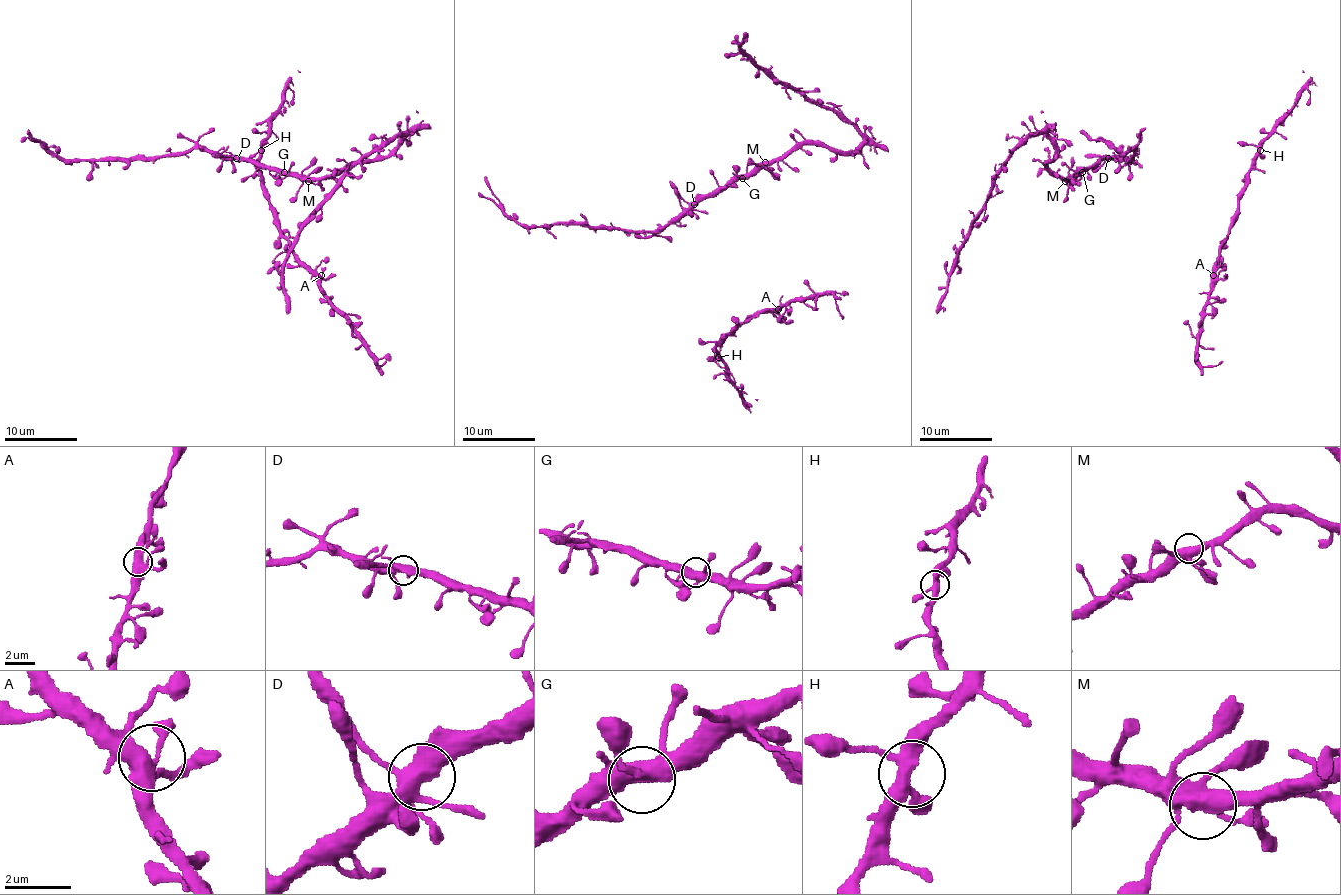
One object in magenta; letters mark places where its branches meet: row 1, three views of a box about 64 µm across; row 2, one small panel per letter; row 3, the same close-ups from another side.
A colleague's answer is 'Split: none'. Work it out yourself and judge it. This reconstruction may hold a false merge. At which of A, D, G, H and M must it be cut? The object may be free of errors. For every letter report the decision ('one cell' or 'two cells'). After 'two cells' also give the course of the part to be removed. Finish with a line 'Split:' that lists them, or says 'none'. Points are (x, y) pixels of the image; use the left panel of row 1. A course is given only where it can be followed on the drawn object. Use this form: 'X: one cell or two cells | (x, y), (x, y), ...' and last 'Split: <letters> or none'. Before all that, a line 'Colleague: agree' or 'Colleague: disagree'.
Colleague: agree
A: one cell
D: one cell
G: one cell
H: one cell
M: one cell
Split: none

